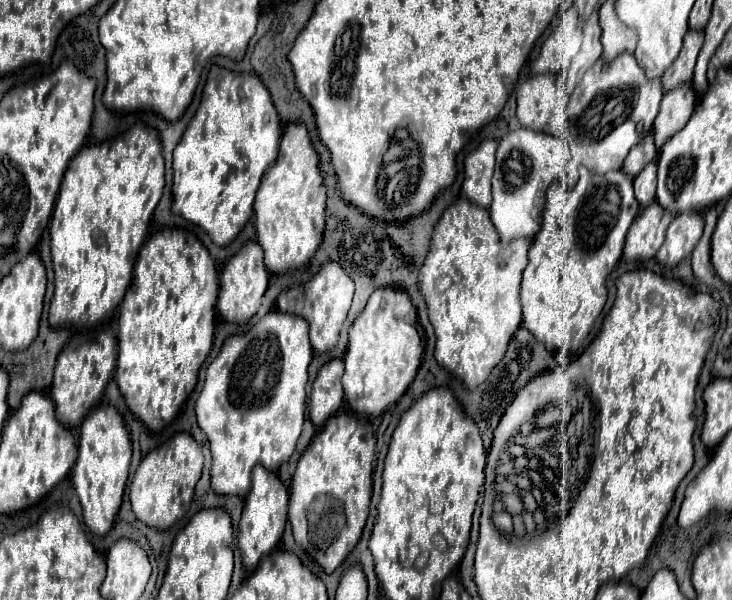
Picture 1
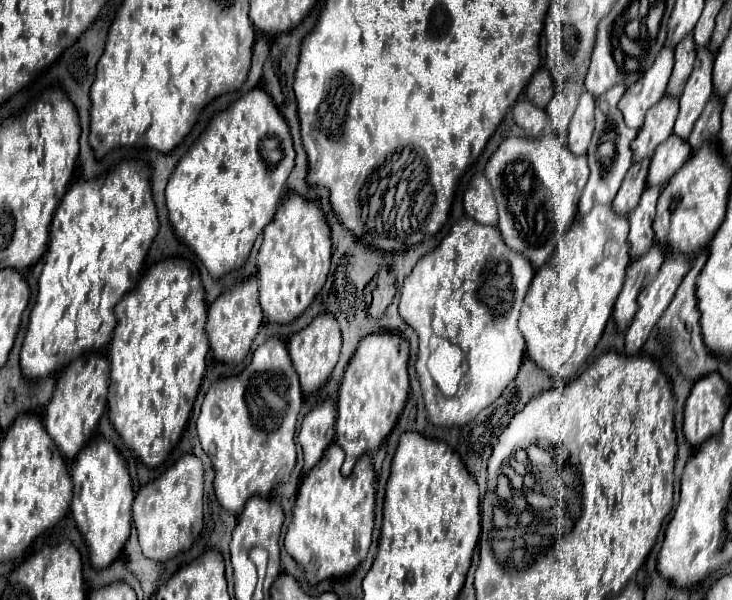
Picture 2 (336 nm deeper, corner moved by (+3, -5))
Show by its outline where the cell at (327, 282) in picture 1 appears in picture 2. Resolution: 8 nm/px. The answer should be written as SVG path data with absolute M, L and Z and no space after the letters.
M331 313L317 315L305 329L291 335L289 355L291 355L291 361L295 365L295 371L299 375L301 389L305 395L319 389L331 377L331 371L339 359L339 351L341 351L341 329L337 325L337 319Z

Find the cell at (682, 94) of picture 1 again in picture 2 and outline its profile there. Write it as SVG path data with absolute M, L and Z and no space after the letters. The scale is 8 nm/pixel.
M671 135L667 141L663 141L657 147L657 153L651 159L647 183L663 187L669 181L669 177L685 163L689 155L691 155L691 145L679 139L677 135Z

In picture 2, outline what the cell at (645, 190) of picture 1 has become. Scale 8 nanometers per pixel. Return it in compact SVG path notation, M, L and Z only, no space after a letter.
M645 187L641 201L629 213L629 239L627 241L631 245L631 259L649 251L649 245L653 245L655 241L653 217L655 217L659 193L661 193L661 187Z

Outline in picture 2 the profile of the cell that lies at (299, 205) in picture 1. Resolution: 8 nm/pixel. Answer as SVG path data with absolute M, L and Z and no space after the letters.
M289 193L279 205L271 225L263 231L263 243L257 257L259 303L271 323L289 323L299 317L323 287L331 265L331 227L317 199L305 199Z

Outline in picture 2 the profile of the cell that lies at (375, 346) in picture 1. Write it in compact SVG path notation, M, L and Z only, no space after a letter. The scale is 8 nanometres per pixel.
M377 331L365 337L349 361L337 399L337 443L345 451L345 463L341 473L347 477L355 465L355 461L367 453L379 449L381 441L389 435L397 417L401 415L407 393L409 393L409 341L399 333L391 331Z

